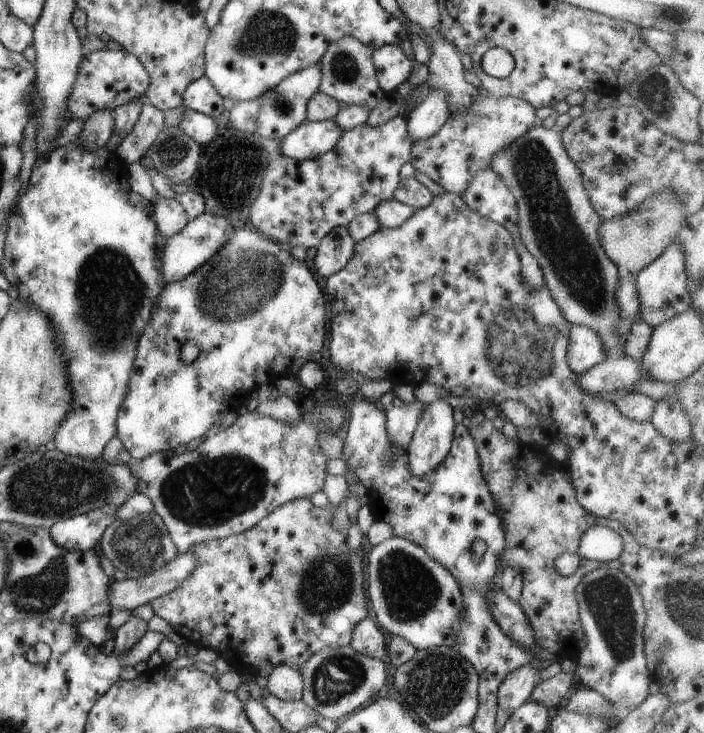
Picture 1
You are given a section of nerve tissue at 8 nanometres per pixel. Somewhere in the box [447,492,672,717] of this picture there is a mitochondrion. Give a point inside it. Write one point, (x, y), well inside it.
(609, 599)

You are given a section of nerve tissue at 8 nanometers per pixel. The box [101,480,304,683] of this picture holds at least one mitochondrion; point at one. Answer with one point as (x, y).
(138, 545)

